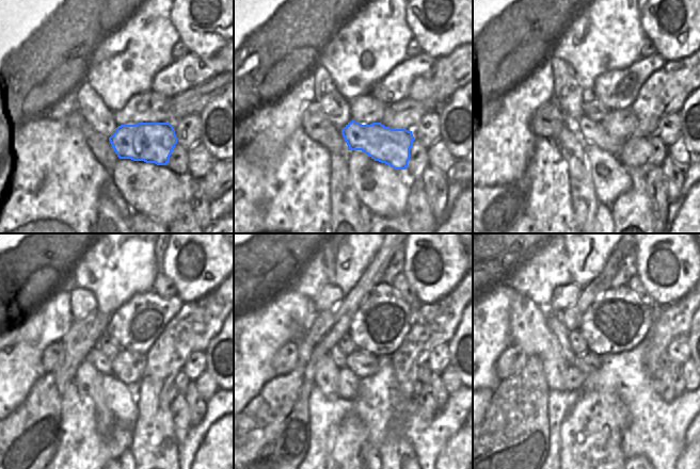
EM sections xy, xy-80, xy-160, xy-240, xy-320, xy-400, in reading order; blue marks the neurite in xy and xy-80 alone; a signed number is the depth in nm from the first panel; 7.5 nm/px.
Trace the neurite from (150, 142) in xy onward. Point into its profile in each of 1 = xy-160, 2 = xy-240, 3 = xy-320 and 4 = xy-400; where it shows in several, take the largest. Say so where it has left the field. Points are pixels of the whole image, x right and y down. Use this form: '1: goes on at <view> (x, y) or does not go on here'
1: goes on at xy-160 (634, 151)
2: goes on at xy-240 (101, 362)
3: goes on at xy-320 (339, 358)
4: goes on at xy-400 (554, 322)

